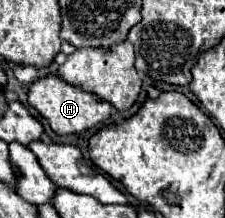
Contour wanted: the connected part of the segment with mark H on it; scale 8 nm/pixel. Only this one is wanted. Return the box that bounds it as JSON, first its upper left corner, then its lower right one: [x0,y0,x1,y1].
[27,75,111,135]

